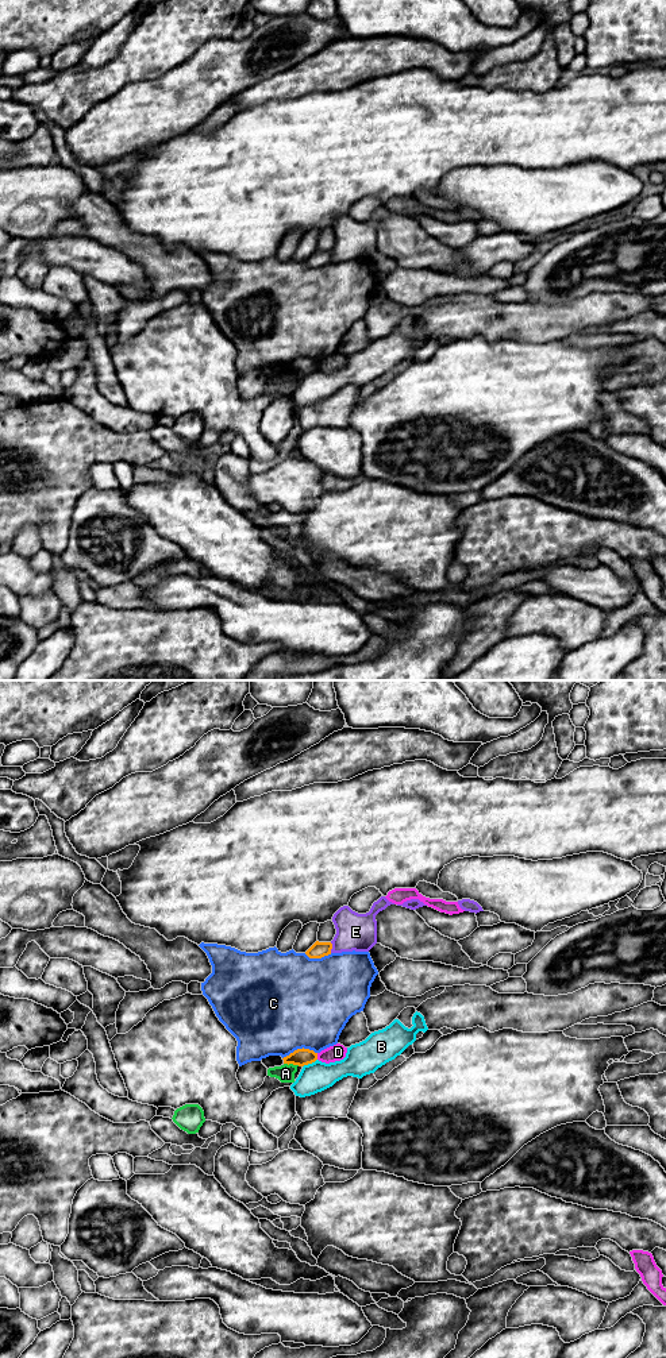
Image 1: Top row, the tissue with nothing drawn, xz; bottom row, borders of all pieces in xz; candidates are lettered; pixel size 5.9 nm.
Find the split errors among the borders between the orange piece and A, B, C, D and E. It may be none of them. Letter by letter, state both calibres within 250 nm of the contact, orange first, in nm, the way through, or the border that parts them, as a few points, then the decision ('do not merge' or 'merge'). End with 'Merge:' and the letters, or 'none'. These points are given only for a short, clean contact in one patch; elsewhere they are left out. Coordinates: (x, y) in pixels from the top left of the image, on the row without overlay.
A: 100 nm thick on the orange side, 110 nm on the other; border along xz (284, 371), (299, 374); do not merge
B: 100 nm thick on the orange side, 180 nm on the other; do not merge
C: 100 nm thick on the orange side, 500 nm on the other; do not merge
D: 100 nm thick on the orange side, 100 nm on the other; border along xz (316, 362), (318, 367); do not merge
E: 100 nm thick on the orange side, 220 nm on the other; do not merge
Merge: none

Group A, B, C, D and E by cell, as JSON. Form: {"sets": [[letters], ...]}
{"sets": [["A"], ["B"], ["C"], ["D"], ["E"]]}

